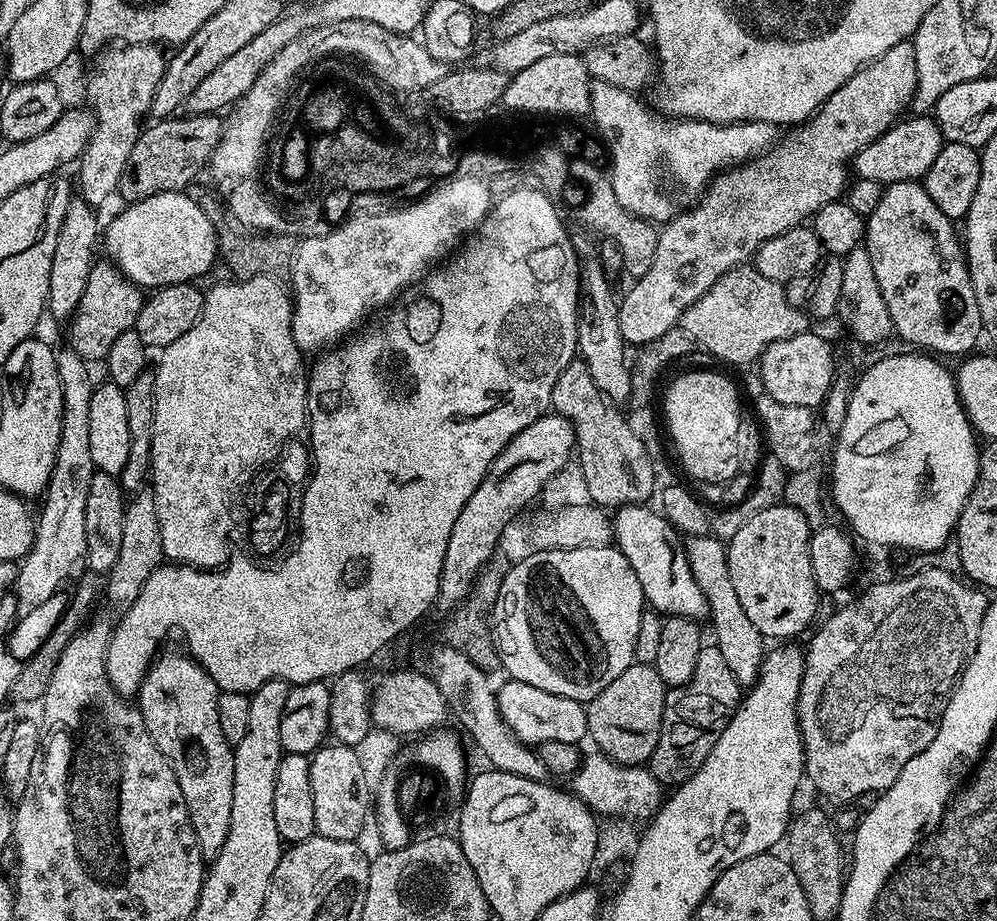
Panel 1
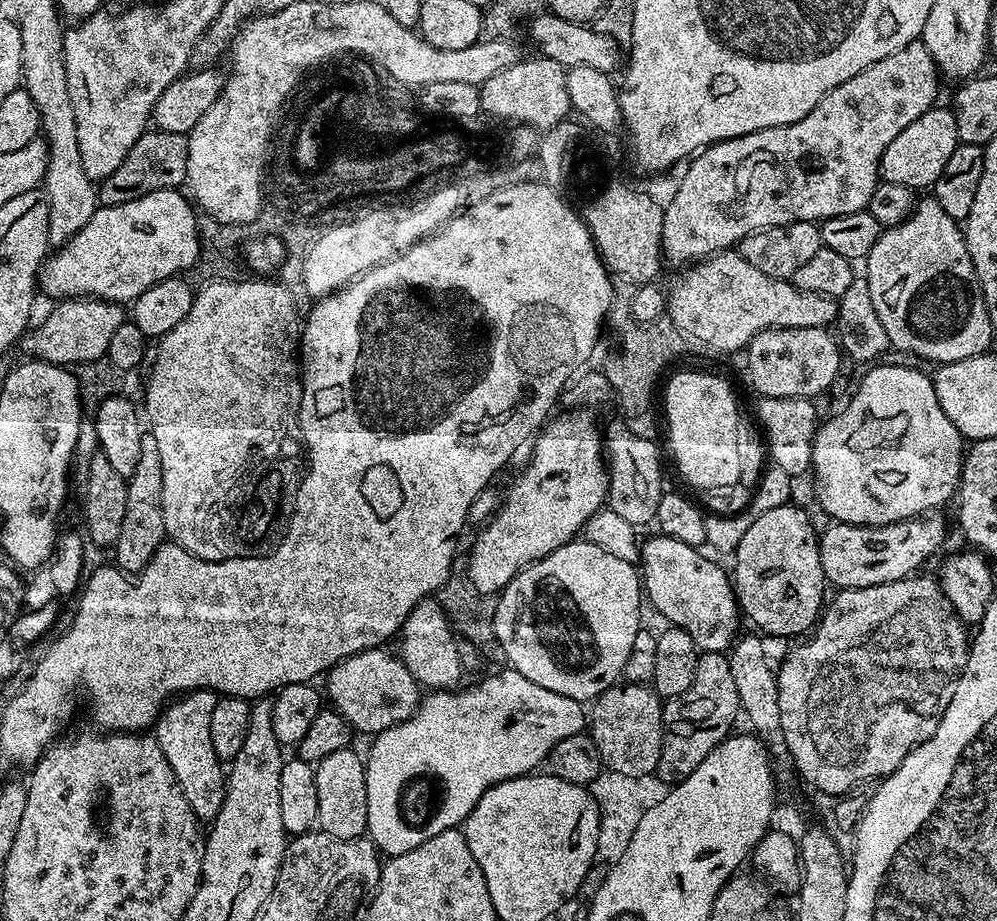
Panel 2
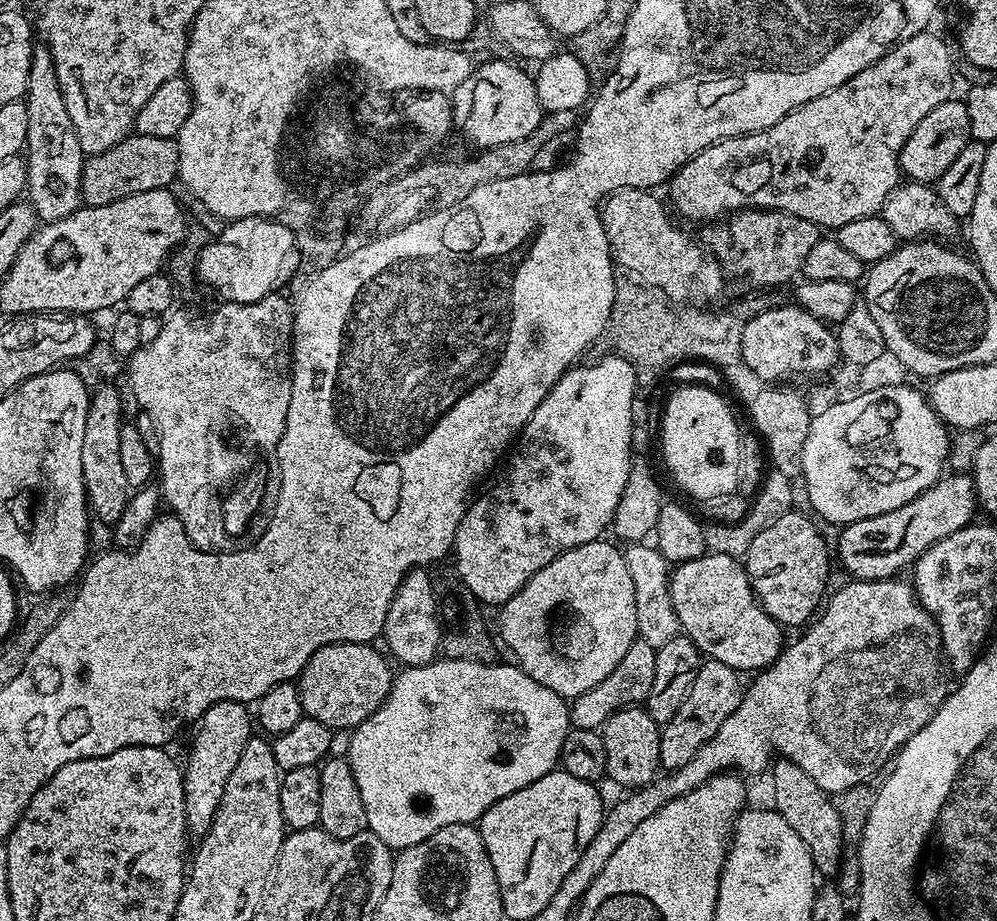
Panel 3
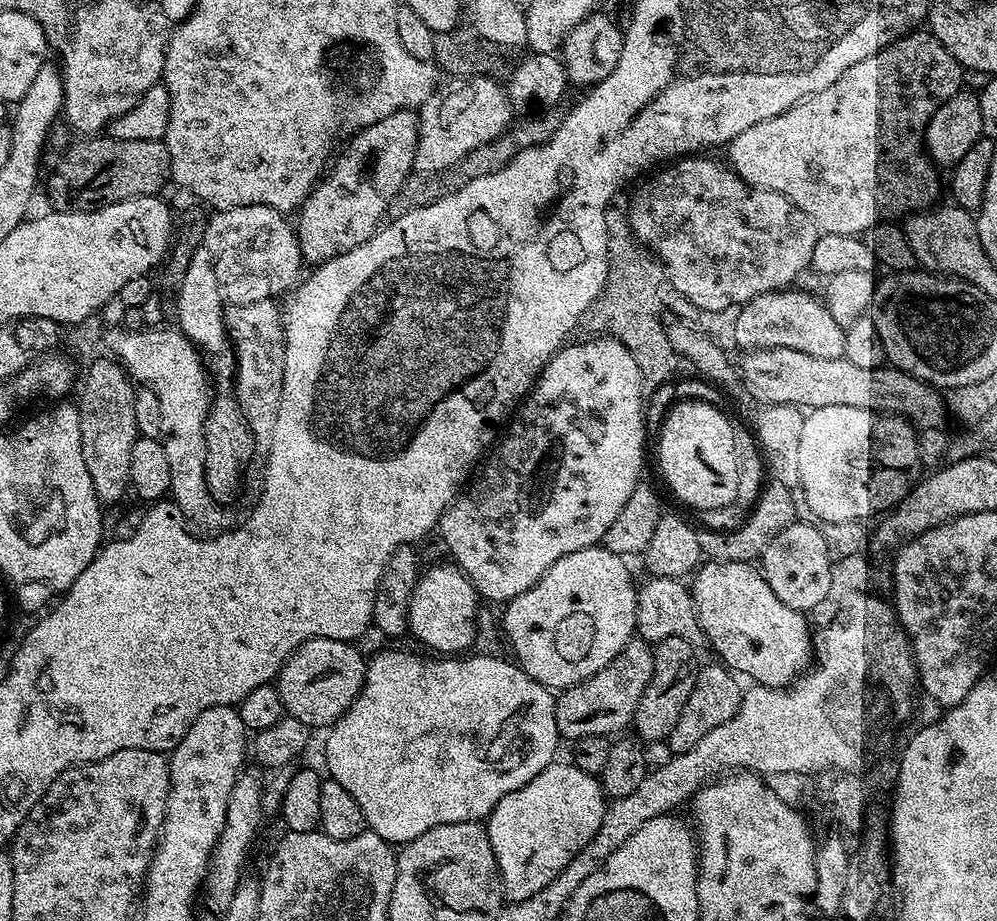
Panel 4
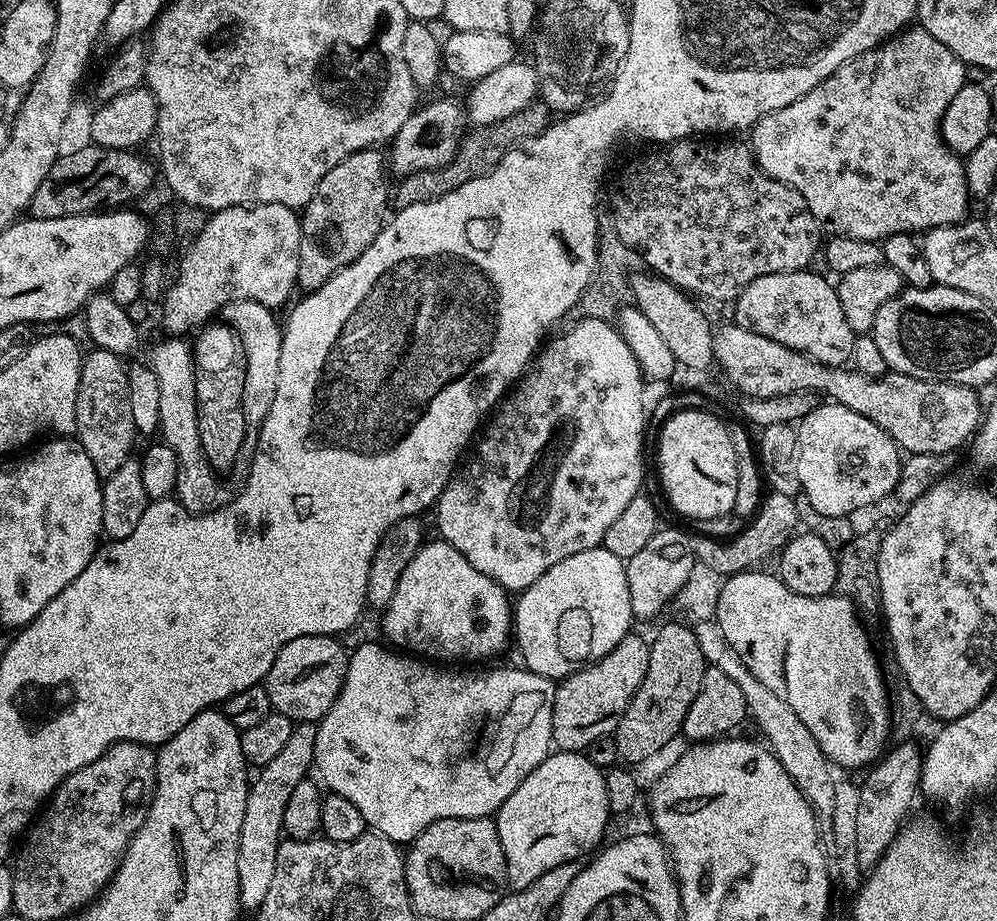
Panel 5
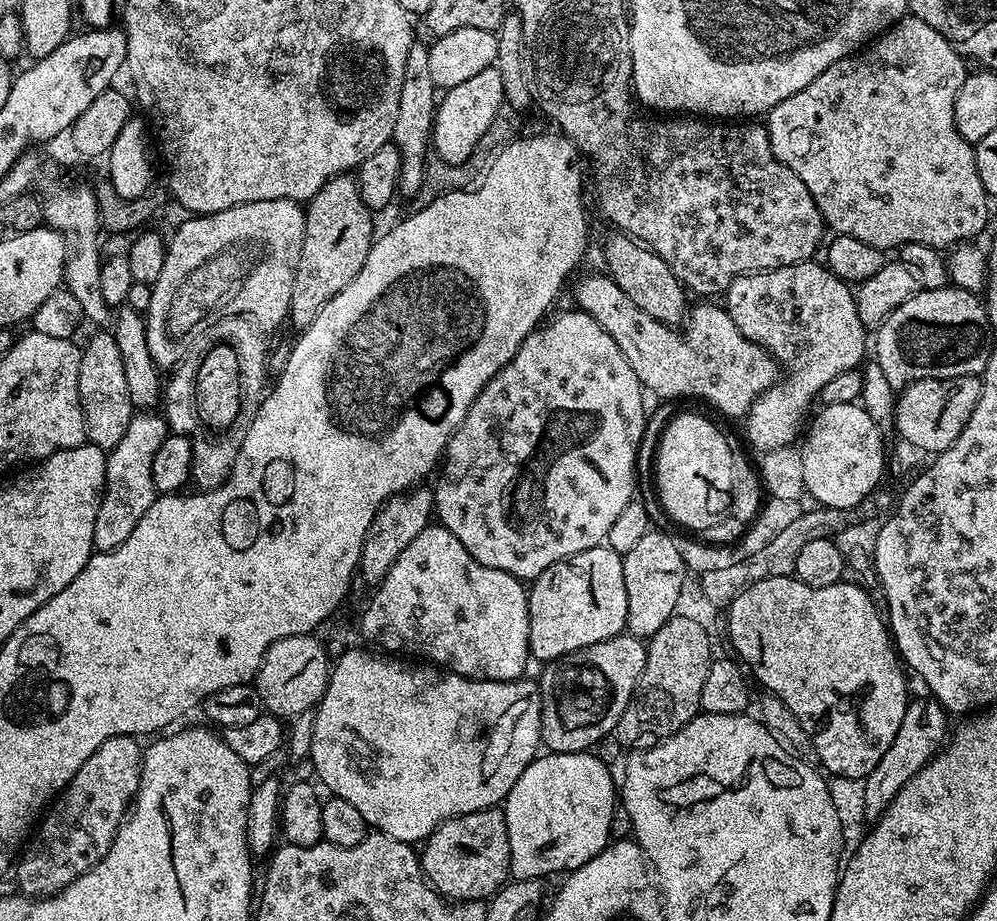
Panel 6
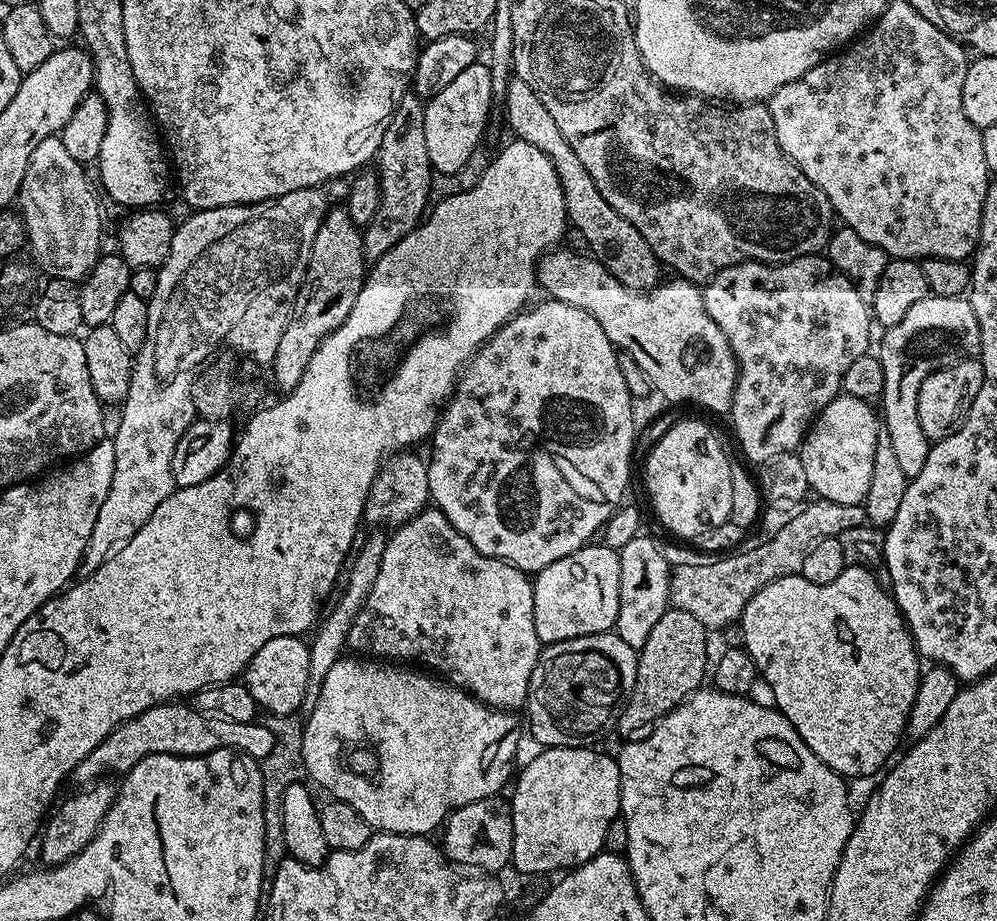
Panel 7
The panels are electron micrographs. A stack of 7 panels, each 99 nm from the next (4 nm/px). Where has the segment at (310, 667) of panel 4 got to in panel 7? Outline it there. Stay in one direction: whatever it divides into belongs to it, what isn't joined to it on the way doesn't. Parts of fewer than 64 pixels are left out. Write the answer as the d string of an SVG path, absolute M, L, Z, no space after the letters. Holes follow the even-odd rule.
M300 636L270 638L242 673L242 682L254 694L257 709L274 716L299 713L310 677L310 648ZM303 641L303 642L302 642ZM265 708L265 709L264 709Z

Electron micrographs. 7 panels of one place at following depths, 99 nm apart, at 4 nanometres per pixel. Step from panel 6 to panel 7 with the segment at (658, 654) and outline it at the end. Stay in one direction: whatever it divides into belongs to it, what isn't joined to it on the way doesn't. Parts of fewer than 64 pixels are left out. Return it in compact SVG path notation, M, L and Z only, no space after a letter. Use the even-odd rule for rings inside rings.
M669 607L668 611L662 614L662 618L658 618L654 630L650 630L646 642L638 650L636 658L638 670L634 678L634 686L628 691L614 725L614 729L625 742L646 738L665 714L673 712L683 700L688 699L692 693L700 691L710 668L708 636L710 636L709 629L704 628L702 622L698 622L698 618L694 618L694 614L686 610Z

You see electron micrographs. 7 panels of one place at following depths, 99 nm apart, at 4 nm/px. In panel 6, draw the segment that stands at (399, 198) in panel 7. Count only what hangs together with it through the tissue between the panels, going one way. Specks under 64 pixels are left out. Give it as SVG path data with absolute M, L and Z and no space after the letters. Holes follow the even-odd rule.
M414 42L406 50L406 70L402 73L402 94L398 98L398 118L394 118L391 143L400 151L399 195L415 197L424 181L424 165L430 156L432 127L436 117L438 89L430 75L430 47Z

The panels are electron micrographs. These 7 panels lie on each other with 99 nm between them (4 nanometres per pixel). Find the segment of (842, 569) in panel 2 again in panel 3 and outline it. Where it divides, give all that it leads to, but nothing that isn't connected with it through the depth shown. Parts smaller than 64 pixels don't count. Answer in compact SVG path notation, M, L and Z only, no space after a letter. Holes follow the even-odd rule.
M941 475L934 486L922 490L918 498L910 498L906 506L898 506L898 510L843 525L838 545L840 560L849 572L849 577L858 580L886 580L895 577L904 567L907 569L915 565L916 559L930 546L934 546L934 542L942 542L942 538L973 523L975 516L972 515L975 512L978 512L978 501L971 475Z

